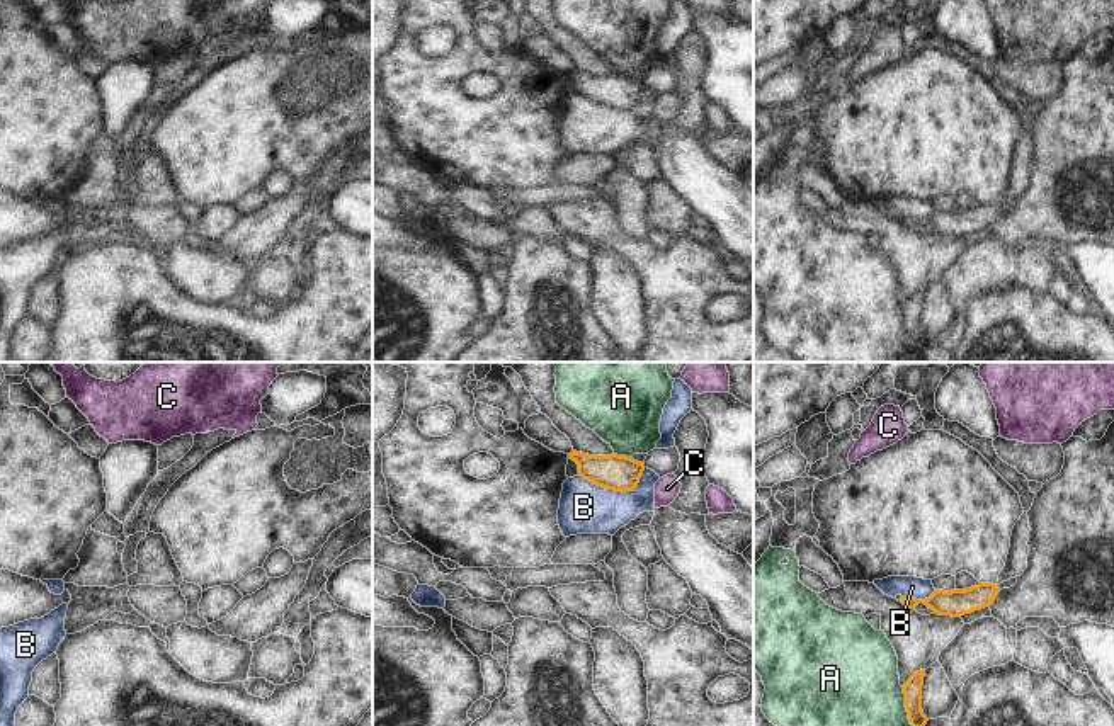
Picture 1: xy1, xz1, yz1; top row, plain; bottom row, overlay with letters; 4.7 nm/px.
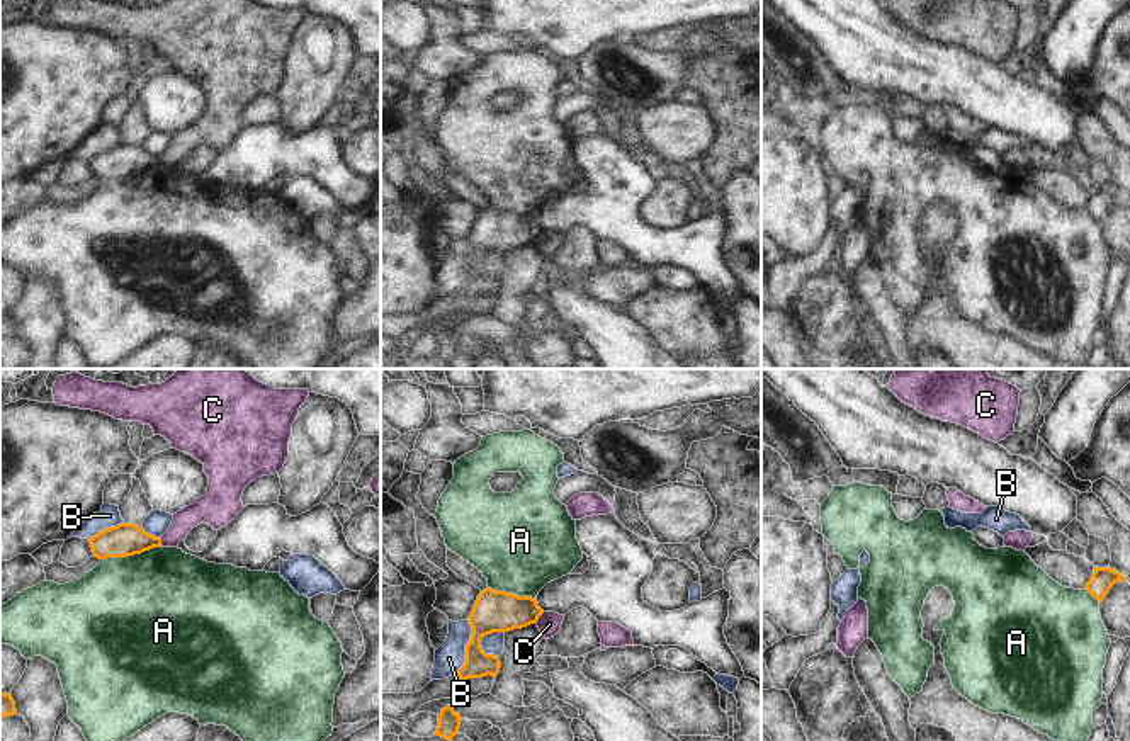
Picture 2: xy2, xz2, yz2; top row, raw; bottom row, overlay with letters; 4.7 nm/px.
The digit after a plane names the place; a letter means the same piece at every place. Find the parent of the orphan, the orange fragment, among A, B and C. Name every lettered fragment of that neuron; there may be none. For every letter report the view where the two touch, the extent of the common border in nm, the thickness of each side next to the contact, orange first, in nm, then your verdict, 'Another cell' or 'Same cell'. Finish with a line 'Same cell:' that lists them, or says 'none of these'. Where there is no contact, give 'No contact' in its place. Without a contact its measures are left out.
A: Touches orange in xy2. Shared border 300 nm. Thickness 160 nm (orange) against 500 nm. Another cell
B: Touches orange in xz1. Shared border 320 nm. Thickness 170 nm (orange) against 240 nm. Another cell
C: Touches orange in xz2. Shared border 80 nm. Thickness 190 nm (orange) against 110 nm. Another cell
Same cell: none of these

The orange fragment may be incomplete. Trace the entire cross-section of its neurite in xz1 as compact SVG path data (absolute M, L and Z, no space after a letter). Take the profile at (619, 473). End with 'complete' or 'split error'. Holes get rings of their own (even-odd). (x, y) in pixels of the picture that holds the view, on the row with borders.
M571 451L570 459L578 464L578 476L614 491L633 491L645 471L645 462L626 456L588 456Z | complete

